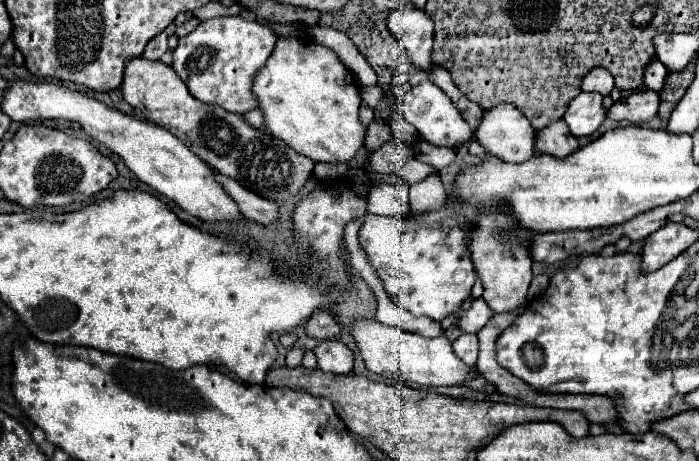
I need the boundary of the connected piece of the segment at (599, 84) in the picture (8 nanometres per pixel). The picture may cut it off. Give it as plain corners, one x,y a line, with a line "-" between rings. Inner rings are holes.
593,68
591,72
587,72
581,84
583,92
599,92
601,96
607,96
613,88
615,88
615,78
607,68

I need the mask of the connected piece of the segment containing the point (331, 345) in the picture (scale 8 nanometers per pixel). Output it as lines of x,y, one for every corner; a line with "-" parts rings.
341,340
321,342
313,352
323,372
331,372
331,374
351,374
353,372
353,352

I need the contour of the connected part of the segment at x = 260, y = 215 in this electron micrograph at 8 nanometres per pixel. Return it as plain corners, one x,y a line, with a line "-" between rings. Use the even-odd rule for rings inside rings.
215,172
215,180
221,184
223,192
239,206
239,210
243,212
245,218
251,218
251,220
257,220
257,222
263,222
263,224
269,224
269,222
275,220
275,216
277,216
275,202
257,196
255,192
241,186
237,180
223,176
219,172

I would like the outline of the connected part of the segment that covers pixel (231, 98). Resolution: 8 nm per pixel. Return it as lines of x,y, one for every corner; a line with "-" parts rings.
239,16
211,18
201,22
191,34
179,38
173,50
173,70
183,78
193,98
203,104
221,106
233,114
245,114
255,108
251,96
251,80
267,62
277,36
259,22
247,22

